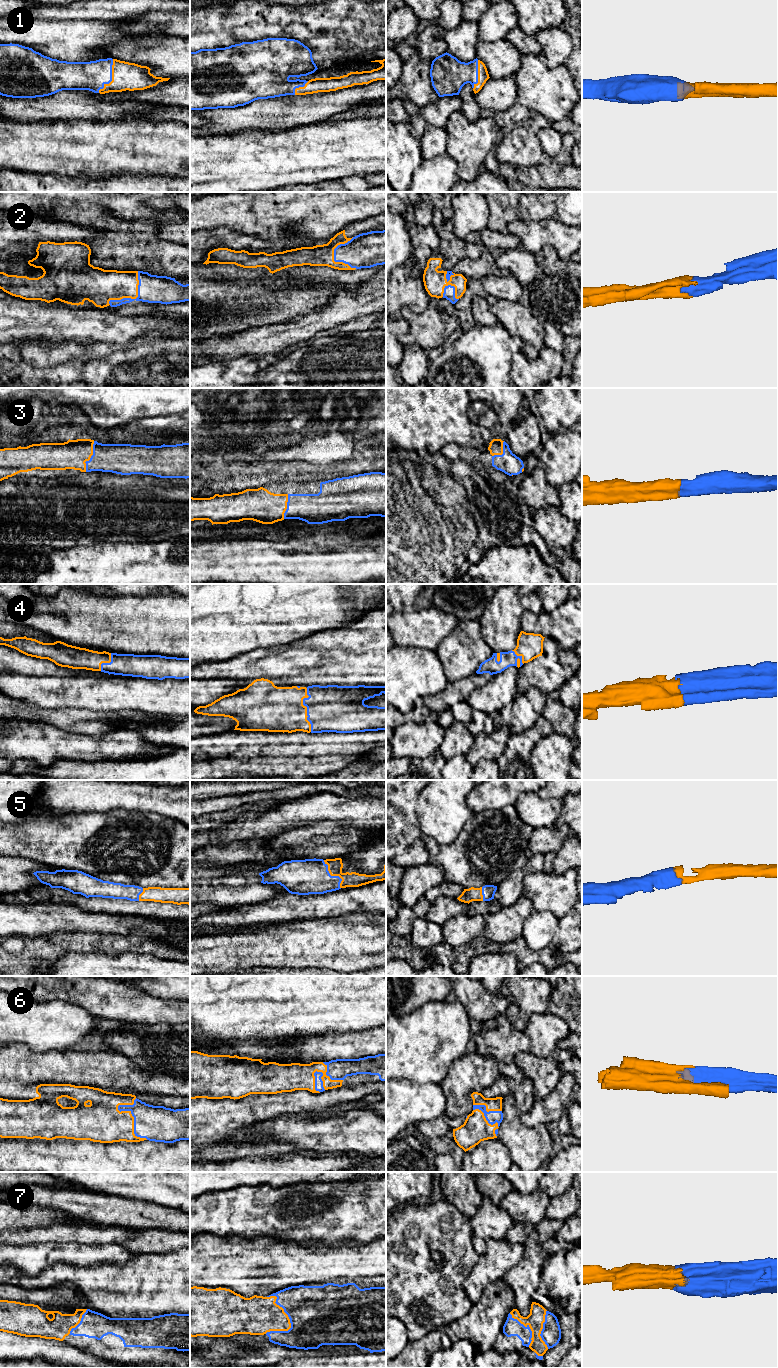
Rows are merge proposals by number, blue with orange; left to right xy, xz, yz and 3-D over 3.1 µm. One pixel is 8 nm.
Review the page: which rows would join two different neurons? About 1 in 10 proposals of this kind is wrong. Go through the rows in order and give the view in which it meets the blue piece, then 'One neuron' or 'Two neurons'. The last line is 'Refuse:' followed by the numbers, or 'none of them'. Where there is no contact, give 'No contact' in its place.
1: Touches blue in xy. One neuron
2: Touches blue in xy. One neuron
3: Touches blue in xy. One neuron
4: Touches blue in xz. One neuron
5: Touches blue in xz. One neuron
6: Touches blue in xy. One neuron
7: Touches blue in xz. One neuron
Refuse: none of them

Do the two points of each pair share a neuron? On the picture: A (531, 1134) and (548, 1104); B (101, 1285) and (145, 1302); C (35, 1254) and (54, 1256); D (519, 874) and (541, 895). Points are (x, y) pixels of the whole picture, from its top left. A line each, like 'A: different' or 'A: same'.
A: different
B: same
C: same
D: different

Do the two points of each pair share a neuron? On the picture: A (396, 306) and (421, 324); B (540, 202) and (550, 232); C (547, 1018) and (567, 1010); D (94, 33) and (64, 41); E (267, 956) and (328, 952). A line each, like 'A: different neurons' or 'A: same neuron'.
A: different neurons
B: different neurons
C: different neurons
D: same neuron
E: same neuron

